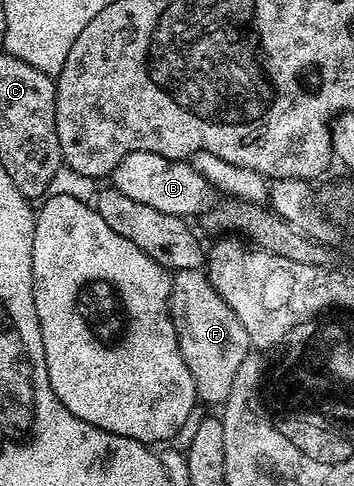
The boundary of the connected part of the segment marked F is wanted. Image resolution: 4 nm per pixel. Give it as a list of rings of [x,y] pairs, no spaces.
[[[200,269],[180,271],[179,298],[180,294],[181,302],[185,305],[185,326],[183,322],[183,333],[180,335],[181,354],[184,355],[187,366],[191,368],[197,397],[202,403],[224,403],[228,393],[231,392],[231,382],[235,372],[238,371],[239,364],[243,363],[243,358],[251,350],[247,328],[243,328],[239,316],[235,316],[233,309],[225,303],[221,293],[210,284],[208,277]]]

